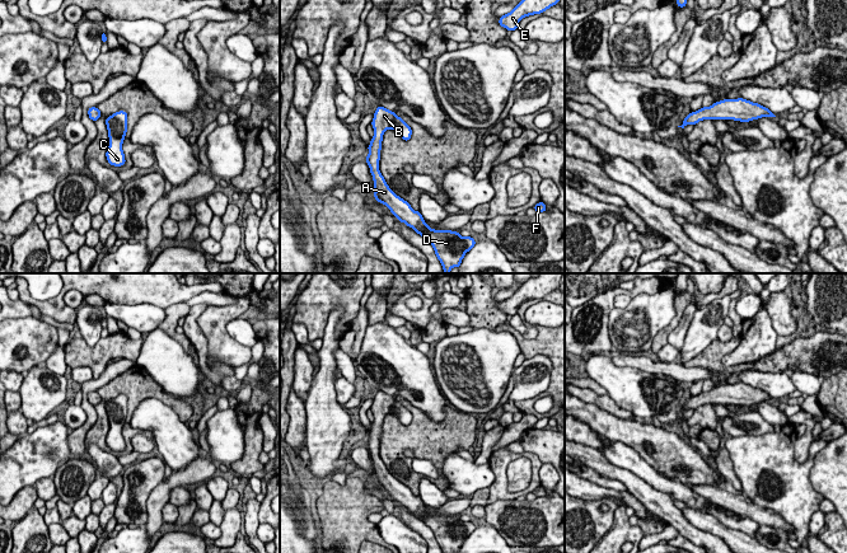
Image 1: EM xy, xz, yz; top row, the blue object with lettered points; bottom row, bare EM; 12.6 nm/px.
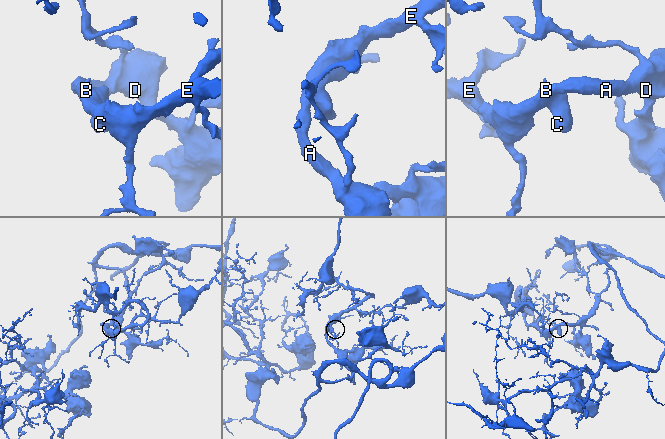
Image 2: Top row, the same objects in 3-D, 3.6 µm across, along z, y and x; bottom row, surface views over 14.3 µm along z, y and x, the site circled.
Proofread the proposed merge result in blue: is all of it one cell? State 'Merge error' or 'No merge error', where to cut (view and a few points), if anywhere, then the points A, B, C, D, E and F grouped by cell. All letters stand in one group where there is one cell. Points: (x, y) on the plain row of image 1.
No merge error. No split. Groups: A B C D E F

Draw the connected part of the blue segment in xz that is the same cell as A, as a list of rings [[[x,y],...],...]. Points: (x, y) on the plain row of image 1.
[[[380,390],[374,398],[371,411],[375,418],[366,432],[369,439],[365,445],[374,465],[374,483],[385,489],[398,506],[404,507],[432,530],[443,553],[459,553],[465,538],[476,530],[476,525],[472,521],[462,521],[458,516],[431,514],[420,496],[415,496],[407,486],[389,473],[379,455],[384,417],[388,413],[394,414],[402,425],[408,426],[412,421],[412,413],[396,397]]]

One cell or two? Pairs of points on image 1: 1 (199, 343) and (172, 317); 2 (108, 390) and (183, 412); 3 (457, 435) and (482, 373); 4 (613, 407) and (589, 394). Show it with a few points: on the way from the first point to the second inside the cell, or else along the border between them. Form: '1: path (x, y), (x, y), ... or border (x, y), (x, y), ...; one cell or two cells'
1: border (191, 307), (186, 315); two cells
2: path (127, 388), (149, 388), (164, 397); one cell
3: border (457, 408), (472, 415); two cells
4: path (607, 403), (595, 399); one cell

